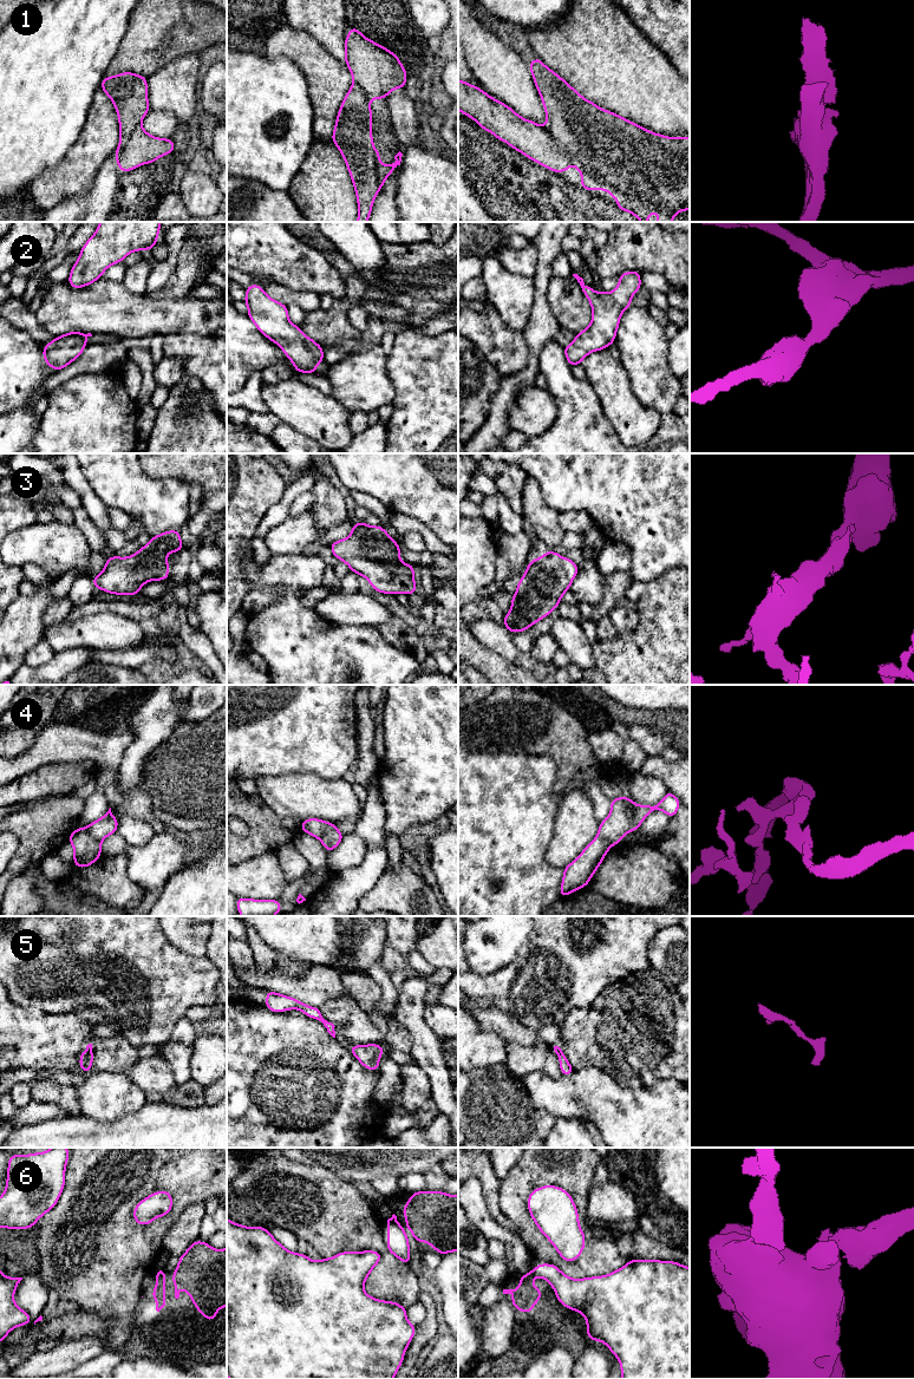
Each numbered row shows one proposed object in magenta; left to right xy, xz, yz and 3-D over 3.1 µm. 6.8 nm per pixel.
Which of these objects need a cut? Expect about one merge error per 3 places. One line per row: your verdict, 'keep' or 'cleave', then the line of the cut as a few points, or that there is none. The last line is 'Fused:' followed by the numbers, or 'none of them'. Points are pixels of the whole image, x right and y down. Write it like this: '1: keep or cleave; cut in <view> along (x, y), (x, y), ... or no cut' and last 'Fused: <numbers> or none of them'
1: cleave; cut in xy along (139, 124), (119, 149)
2: keep; no cut
3: keep; no cut
4: cleave; cut in xy along (85, 828), (93, 837), (100, 841)
5: cleave; cut in xy along (91, 1049), (87, 1061), (82, 1067)
6: cleave; cut in yz along (531, 1270), (535, 1274)
Fused: 1, 4, 5, 6

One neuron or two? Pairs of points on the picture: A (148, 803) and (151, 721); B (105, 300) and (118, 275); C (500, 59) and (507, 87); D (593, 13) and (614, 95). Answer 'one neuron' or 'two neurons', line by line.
A: one neuron
B: two neurons
C: one neuron
D: one neuron

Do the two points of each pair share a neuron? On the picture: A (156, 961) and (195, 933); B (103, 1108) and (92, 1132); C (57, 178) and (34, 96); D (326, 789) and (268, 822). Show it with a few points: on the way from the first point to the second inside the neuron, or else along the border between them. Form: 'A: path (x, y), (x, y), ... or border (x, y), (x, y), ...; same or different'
A: border (160, 928), (163, 935), (177, 948), (202, 958); different
B: border (82, 1115), (97, 1119), (124, 1117); different
C: border (71, 145), (54, 167), (46, 169), (31, 183); different
D: border (260, 796), (268, 806), (284, 818); different

